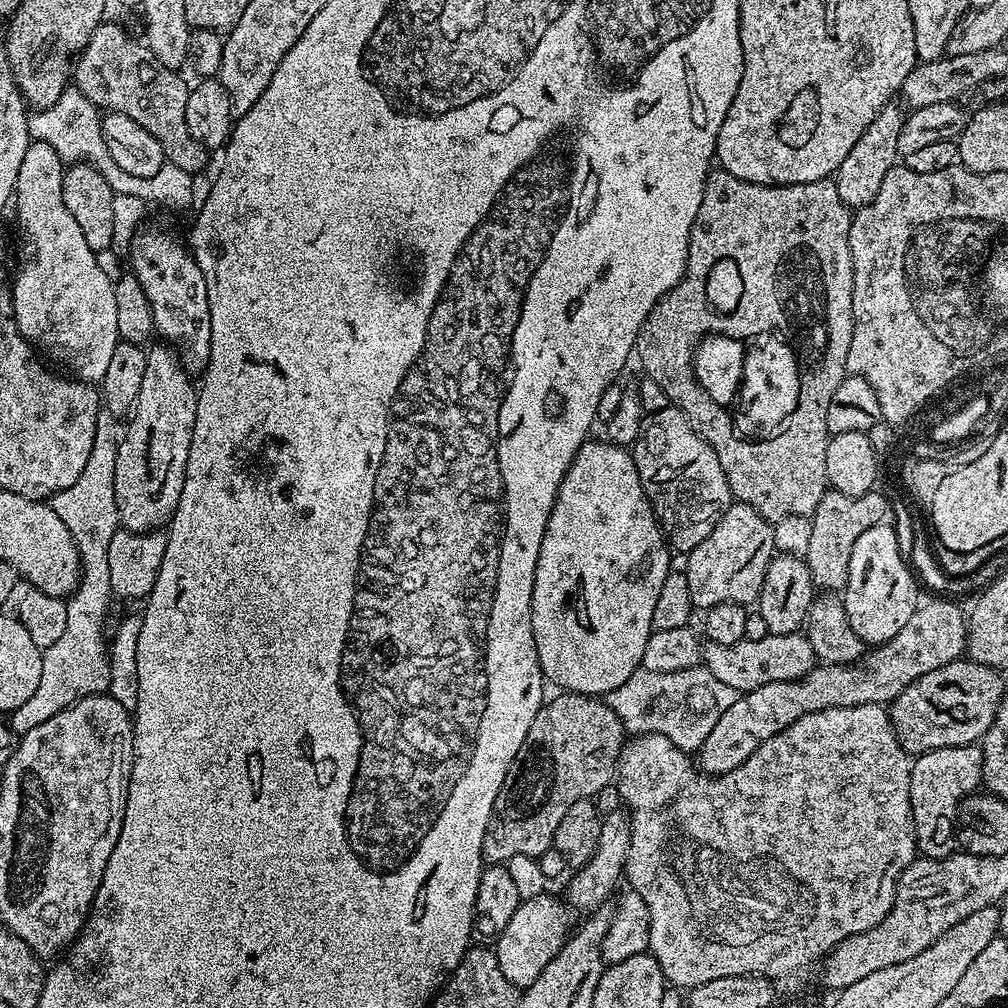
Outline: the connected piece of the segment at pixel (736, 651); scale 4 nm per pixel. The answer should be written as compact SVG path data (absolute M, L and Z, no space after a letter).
M800 632L790 634L769 634L757 640L739 640L730 646L718 646L705 643L703 645L703 667L718 678L718 682L726 682L726 686L734 686L738 694L754 690L758 686L766 686L766 682L790 682L801 680L811 668L818 663L814 650L811 649L807 637Z

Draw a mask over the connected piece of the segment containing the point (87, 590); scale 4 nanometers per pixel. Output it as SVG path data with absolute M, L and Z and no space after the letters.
M106 410L101 411L94 434L94 450L86 458L86 470L78 477L78 482L58 495L50 503L54 514L62 520L70 538L74 538L80 555L80 584L67 597L68 629L54 646L43 649L42 682L34 690L34 698L11 713L10 723L17 734L42 726L46 718L54 718L58 710L70 706L87 696L98 696L108 691L110 682L109 645L104 644L104 623L108 620L108 607L114 603L110 586L110 538L121 527L118 518L118 502L114 502L114 458L118 443L117 417Z

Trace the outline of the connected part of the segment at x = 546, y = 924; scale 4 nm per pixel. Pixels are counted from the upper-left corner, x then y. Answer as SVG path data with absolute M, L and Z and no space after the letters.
M551 894L521 900L518 910L514 910L514 915L510 918L506 930L502 930L502 934L496 939L494 951L498 958L498 966L502 966L502 974L506 974L506 978L517 990L530 987L534 978L538 978L538 974L542 974L542 970L546 970L546 966L554 958L554 954L558 954L558 950L562 950L565 940L570 935L569 909L566 907L565 901L560 900L555 900Z

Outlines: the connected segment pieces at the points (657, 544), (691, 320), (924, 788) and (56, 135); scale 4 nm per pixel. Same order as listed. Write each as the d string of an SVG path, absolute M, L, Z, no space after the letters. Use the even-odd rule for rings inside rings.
M603 439L602 441L594 440L580 447L574 462L566 470L558 486L554 510L542 534L542 546L538 554L532 591L532 629L534 630L534 646L538 650L538 662L544 671L545 681L549 685L557 684L557 689L566 692L581 692L583 696L604 698L618 686L622 686L622 682L626 682L626 678L630 678L630 674L634 674L636 669L641 667L643 651L646 650L647 640L654 631L652 626L654 605L658 593L662 590L662 582L666 582L670 571L670 565L668 565L670 549L664 539L664 533L660 531L660 524L652 514L650 502L644 496L642 482L638 478L638 470L631 451L627 447L605 442Z
M723 170L709 171L704 183L704 189L702 190L702 206L698 206L698 214L694 218L694 226L690 230L688 261L686 262L684 277L680 279L678 286L670 289L668 294L652 307L636 339L634 356L635 359L640 359L640 364L644 367L643 375L649 380L658 382L658 386L662 386L662 390L666 390L669 401L688 417L689 422L699 432L701 438L712 447L714 454L718 454L718 462L722 462L722 470L726 474L726 482L732 491L733 501L740 501L747 504L747 506L752 506L762 518L771 522L781 520L782 518L790 518L791 516L811 517L813 510L818 506L818 502L822 502L824 493L829 491L828 479L826 478L826 446L828 445L829 437L828 427L826 426L826 410L830 410L830 398L834 398L834 390L838 390L838 386L845 378L846 354L850 354L850 338L854 330L854 322L852 321L852 259L850 258L850 242L848 241L852 217L853 213L842 202L842 198L838 198L838 186L835 179L832 178L819 180L818 182L806 182L805 184L755 184L754 182L746 182L742 178L734 178L734 174ZM716 258L724 260L724 272L728 272L728 278L730 278L730 274L736 276L736 272L738 272L738 274L742 274L742 282L748 284L746 290L744 290L744 298L742 298L738 314L730 316L730 318L722 318L722 324L720 324L720 320L714 320L712 314L708 314L708 308L706 308L706 302L704 302L704 278L706 278L708 266L712 266L712 262ZM666 328L674 328L674 332L666 336L666 332L662 332ZM676 328L690 328L690 330L698 328L698 344L706 344L708 340L722 338L722 340L734 342L736 346L744 346L756 334L760 334L760 336L790 336L790 338L794 338L794 342L798 344L798 348L802 352L802 358L804 358L804 392L802 392L802 406L794 414L790 430L780 440L776 440L776 442L756 442L754 438L734 436L732 434L732 426L728 424L726 416L720 410L716 410L716 406L694 384L692 372L690 372L690 366L688 366L690 346L686 342L686 334L680 334Z
M974 743L922 752L912 760L910 810L916 847L921 857L941 860L952 855L957 847L956 813L960 811L960 803L981 787L983 757L983 747Z
M74 86L64 88L53 106L35 111L28 119L28 132L32 140L46 142L60 160L66 164L92 164L110 186L113 195L138 196L147 205L164 204L170 208L186 208L194 200L193 173L165 162L152 178L132 176L118 167L109 156L104 140L100 110Z

